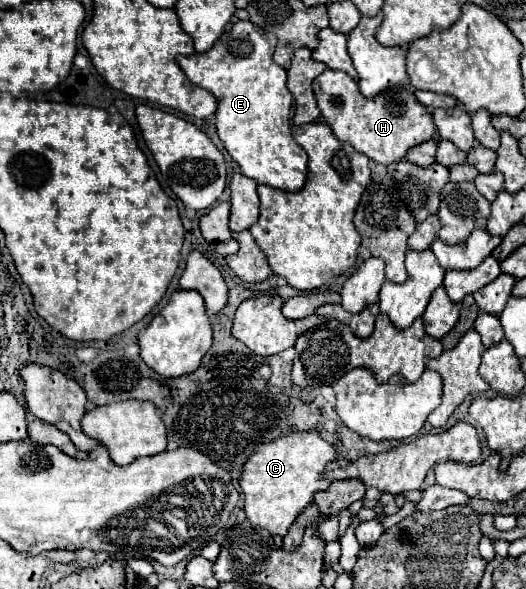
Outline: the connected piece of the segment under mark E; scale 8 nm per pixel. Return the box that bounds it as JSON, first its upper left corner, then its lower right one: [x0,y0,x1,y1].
[177,20,307,192]

